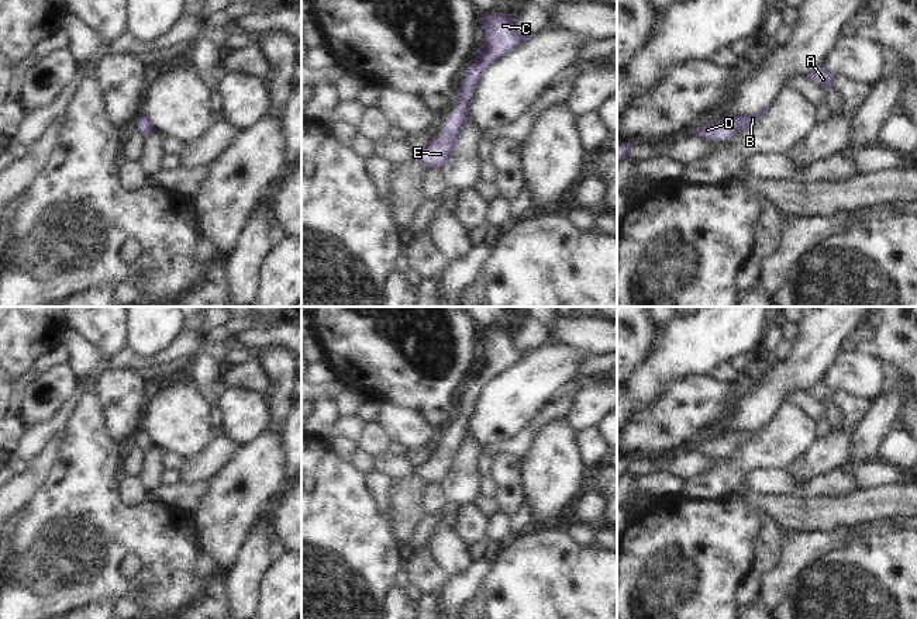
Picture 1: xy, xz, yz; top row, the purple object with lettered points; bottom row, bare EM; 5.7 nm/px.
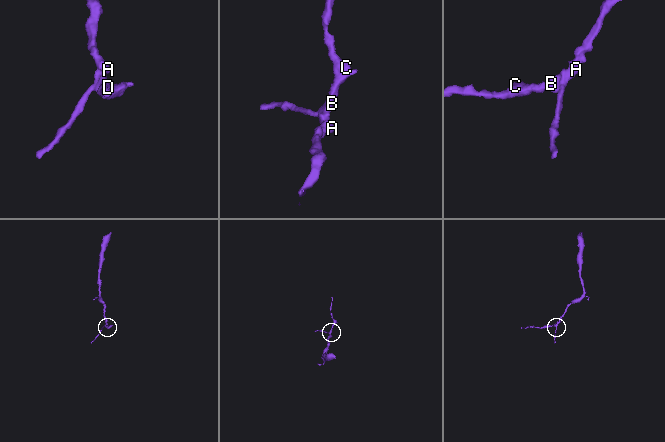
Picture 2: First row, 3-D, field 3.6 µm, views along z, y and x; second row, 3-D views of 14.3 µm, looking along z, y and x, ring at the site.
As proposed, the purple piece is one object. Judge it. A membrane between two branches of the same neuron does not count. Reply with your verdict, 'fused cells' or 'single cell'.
single cell

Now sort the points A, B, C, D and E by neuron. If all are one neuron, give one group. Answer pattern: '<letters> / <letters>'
A B C D E

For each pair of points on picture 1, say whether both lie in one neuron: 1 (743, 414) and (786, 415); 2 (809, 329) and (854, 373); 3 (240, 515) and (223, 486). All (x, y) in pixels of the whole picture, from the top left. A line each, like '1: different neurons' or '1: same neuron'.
1: different neurons
2: different neurons
3: same neuron

